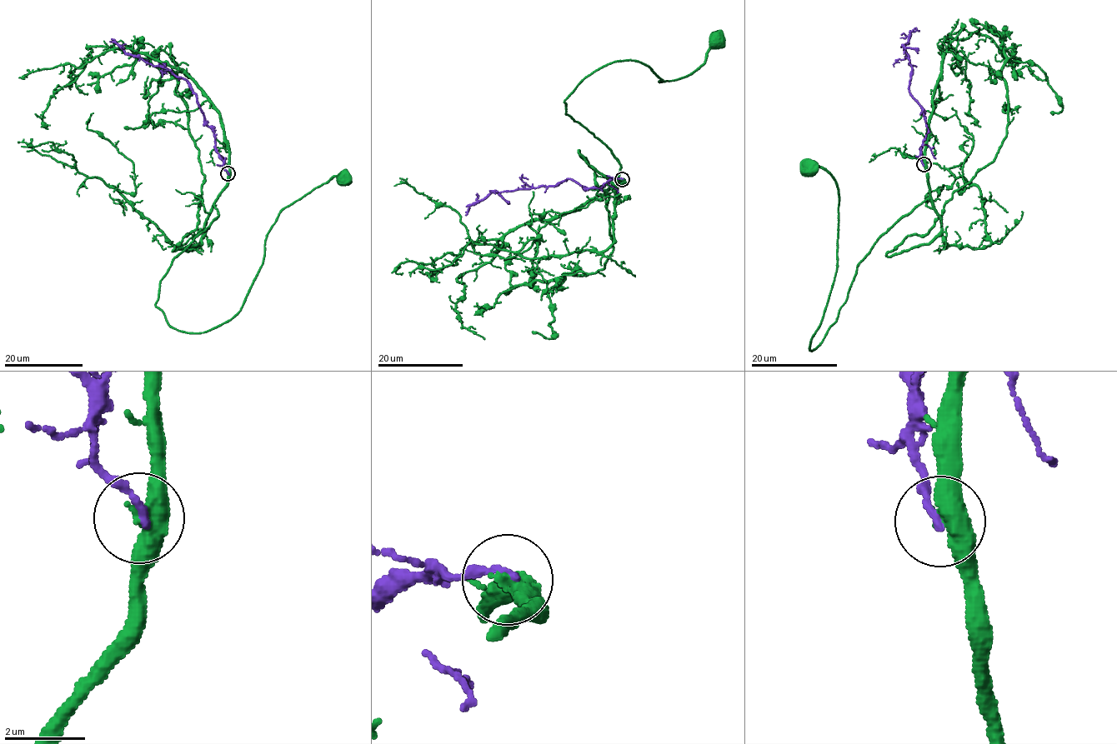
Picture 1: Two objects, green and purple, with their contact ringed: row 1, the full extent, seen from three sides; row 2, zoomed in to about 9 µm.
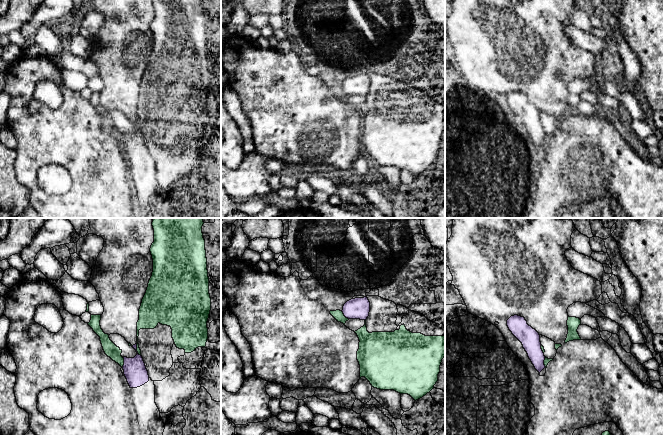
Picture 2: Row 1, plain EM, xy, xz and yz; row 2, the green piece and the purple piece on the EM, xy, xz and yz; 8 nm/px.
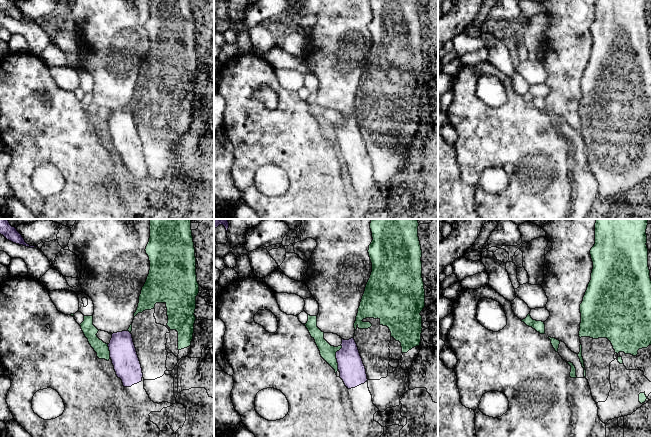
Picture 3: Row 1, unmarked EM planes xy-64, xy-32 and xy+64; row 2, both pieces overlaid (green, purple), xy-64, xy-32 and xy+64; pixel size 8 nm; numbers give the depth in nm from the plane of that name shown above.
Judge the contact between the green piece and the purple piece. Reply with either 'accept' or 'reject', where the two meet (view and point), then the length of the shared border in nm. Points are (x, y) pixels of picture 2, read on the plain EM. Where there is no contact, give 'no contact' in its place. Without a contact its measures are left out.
reject; meets green in xy at (136, 125); contact 100 nm long

